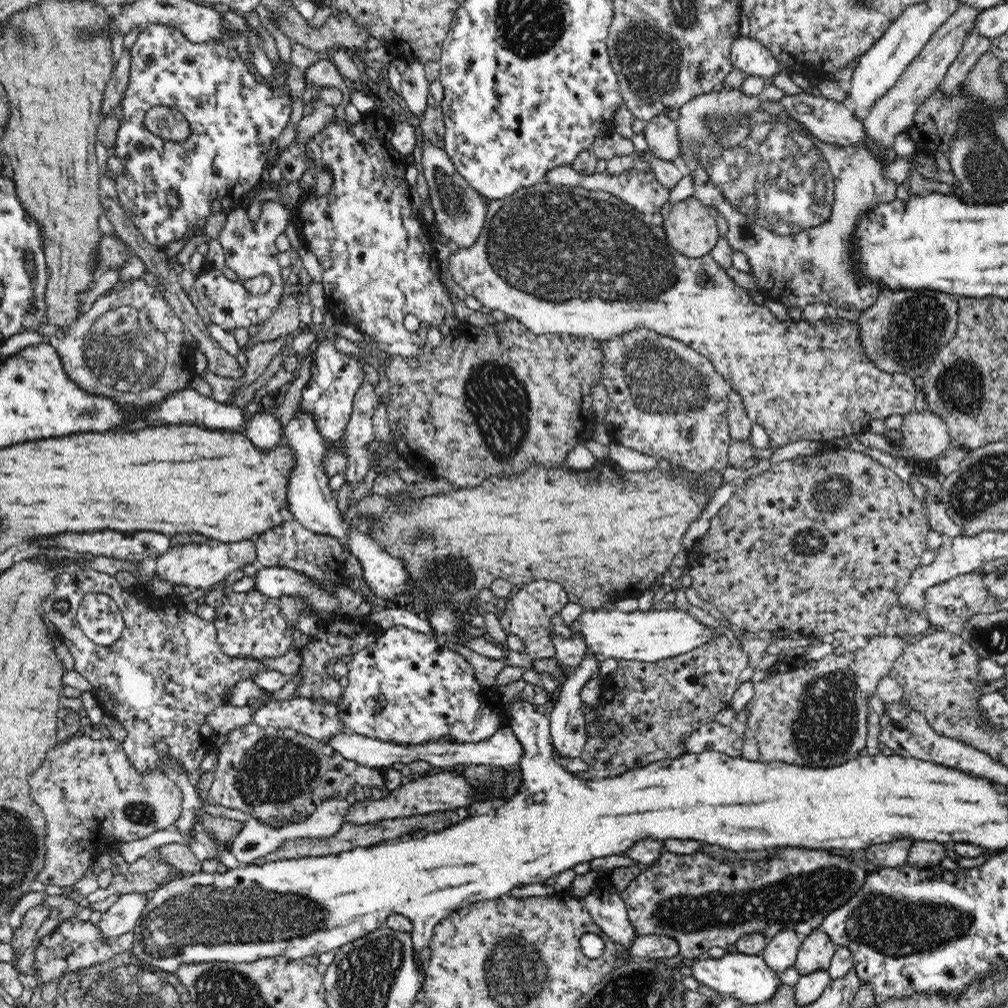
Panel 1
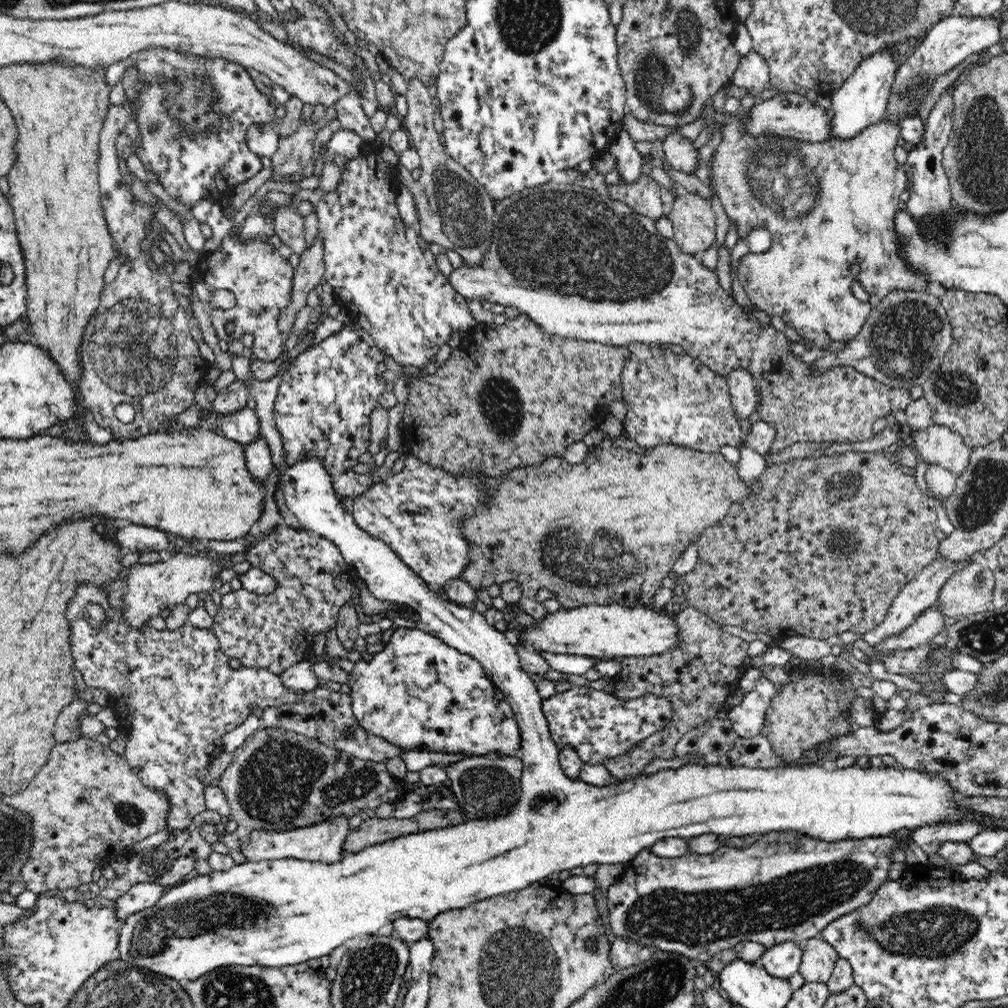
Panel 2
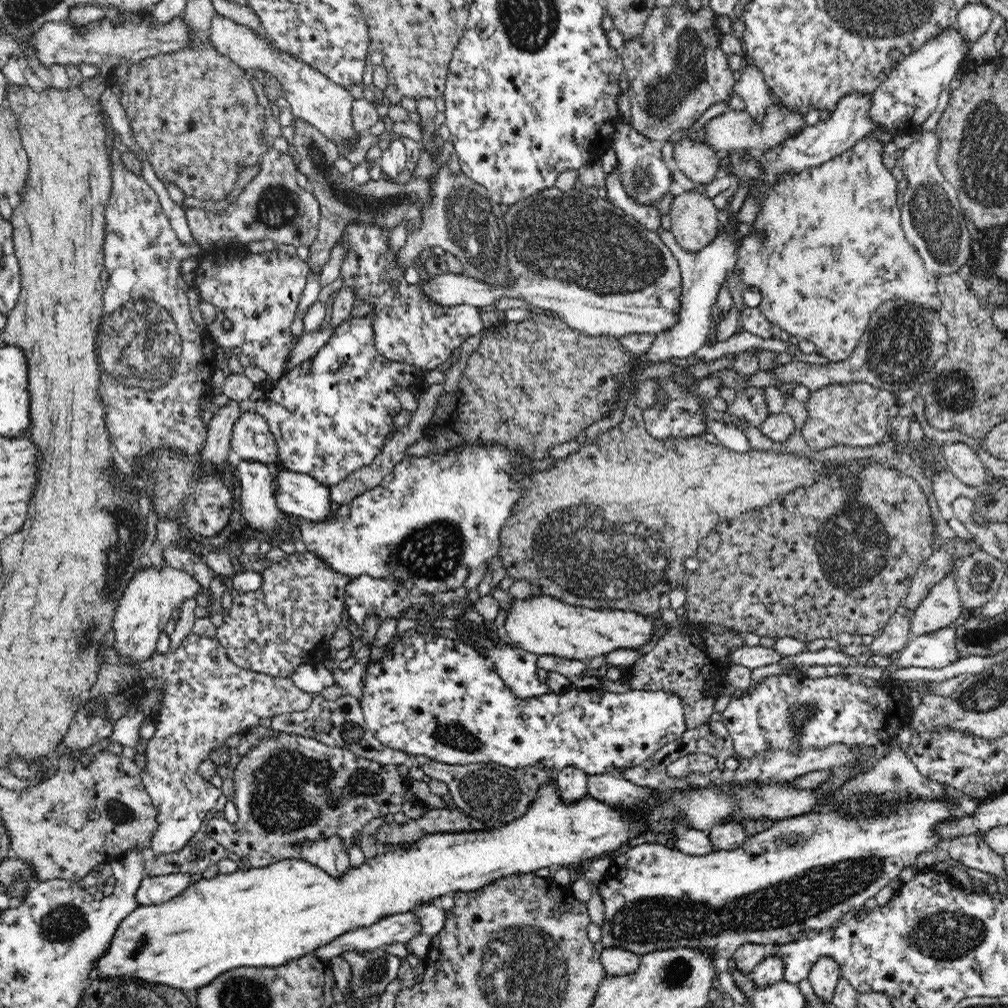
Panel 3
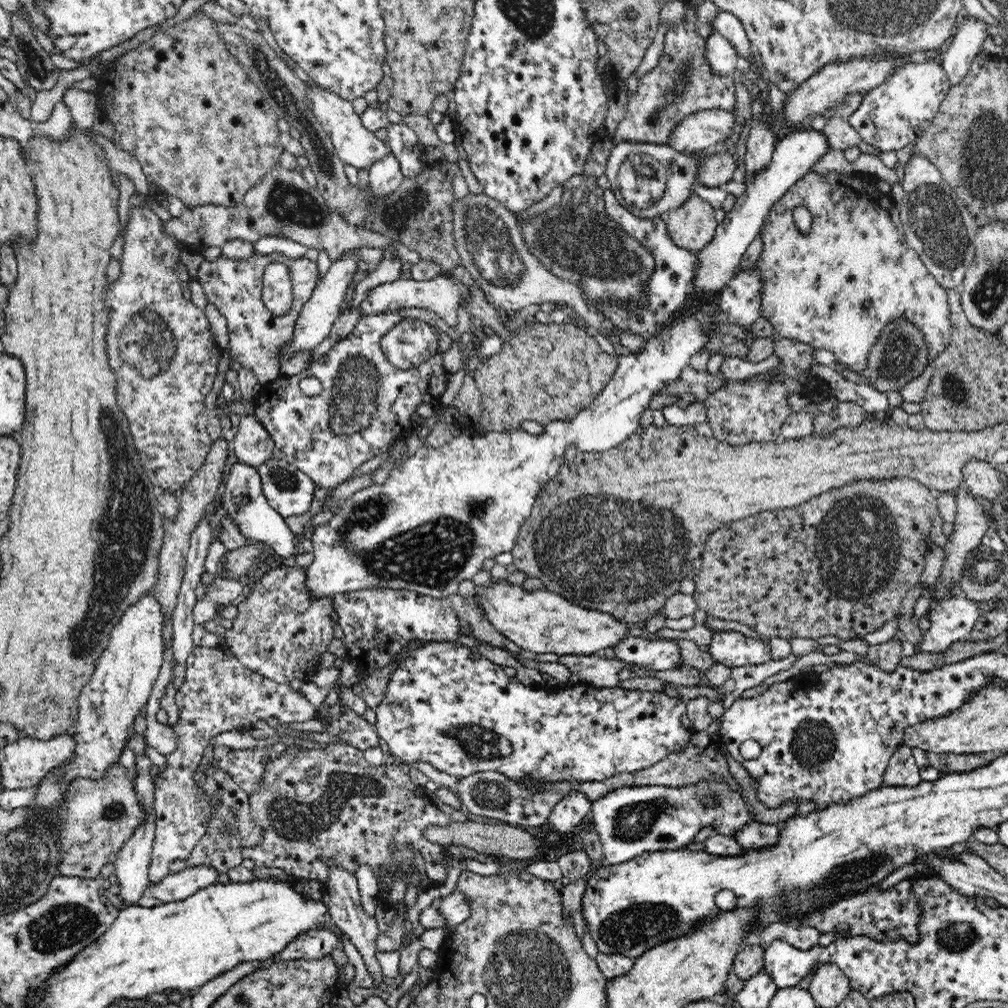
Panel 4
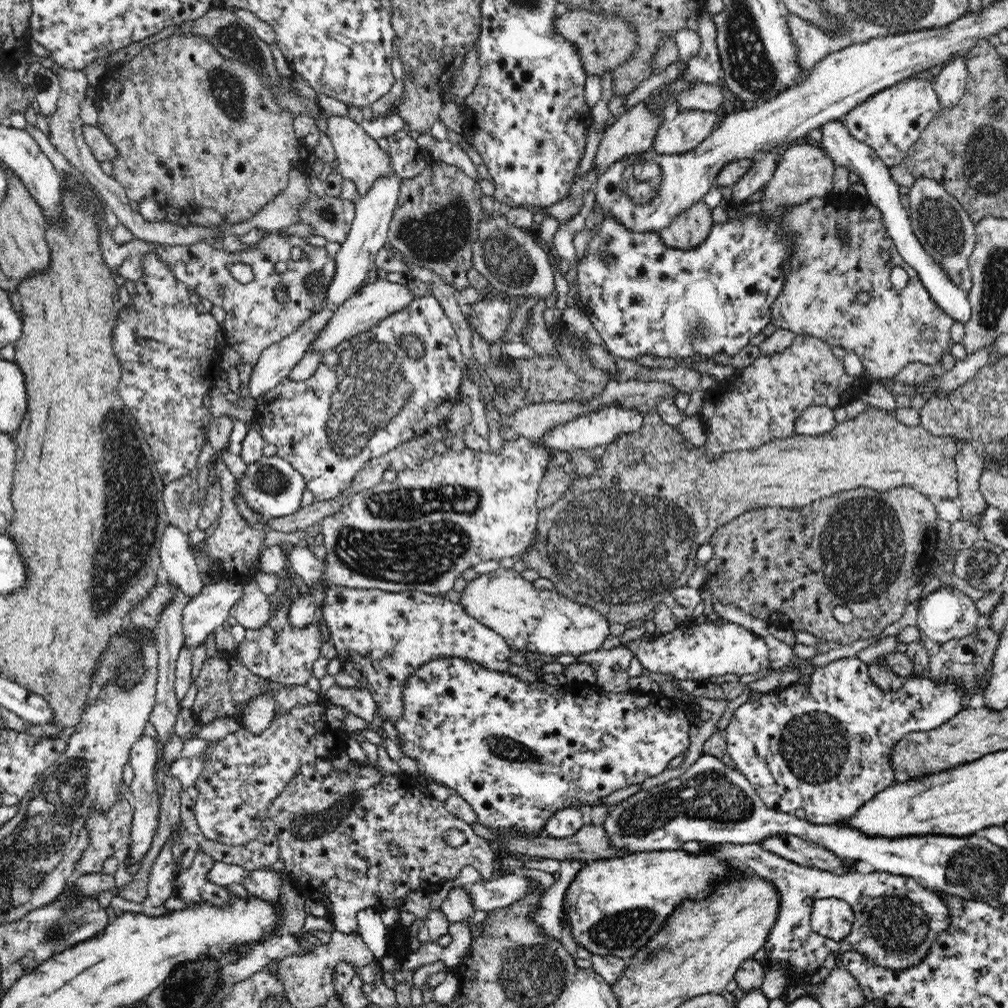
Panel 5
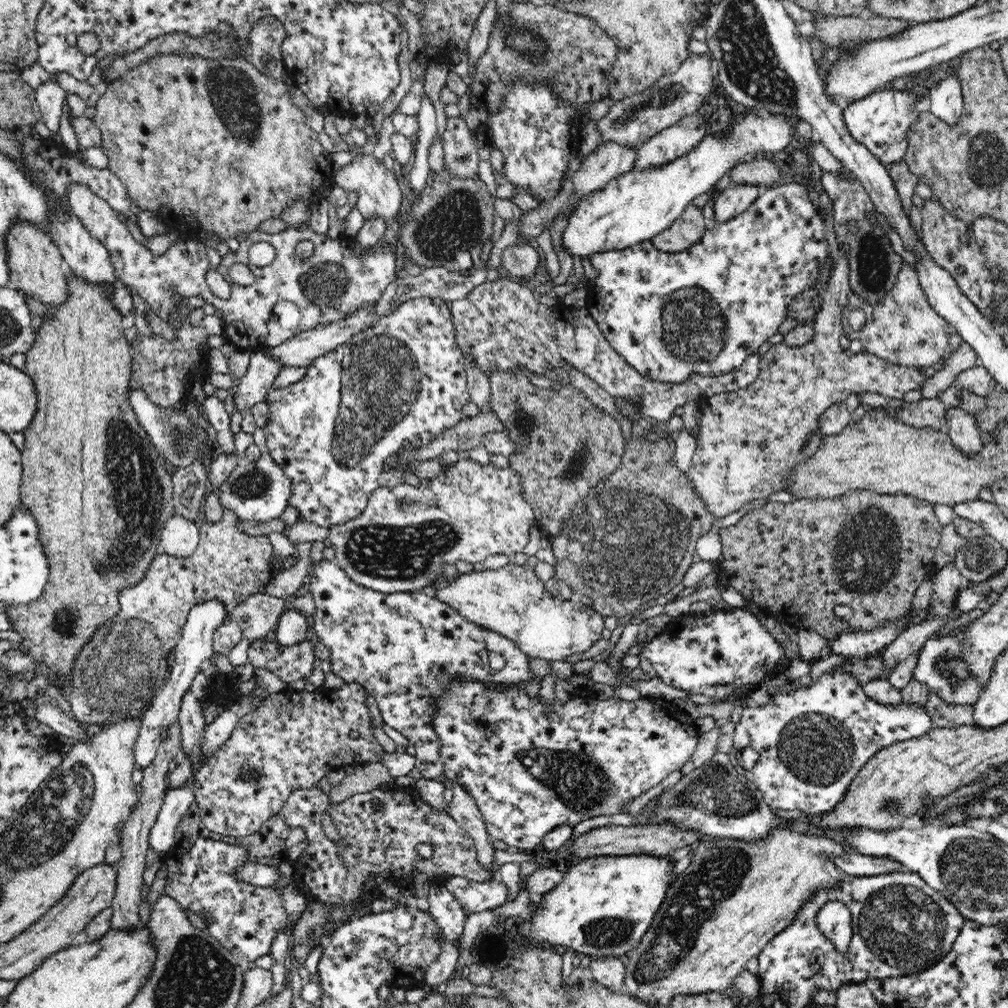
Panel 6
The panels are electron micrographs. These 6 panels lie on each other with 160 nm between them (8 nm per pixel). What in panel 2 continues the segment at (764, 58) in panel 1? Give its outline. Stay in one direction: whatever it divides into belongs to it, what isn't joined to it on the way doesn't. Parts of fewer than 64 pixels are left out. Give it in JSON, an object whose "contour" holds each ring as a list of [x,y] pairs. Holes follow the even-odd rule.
{"contour":[[[754,50],[742,55],[734,71],[732,83],[745,88],[754,100],[759,98],[761,101],[762,92],[769,86],[769,68],[764,57]]]}

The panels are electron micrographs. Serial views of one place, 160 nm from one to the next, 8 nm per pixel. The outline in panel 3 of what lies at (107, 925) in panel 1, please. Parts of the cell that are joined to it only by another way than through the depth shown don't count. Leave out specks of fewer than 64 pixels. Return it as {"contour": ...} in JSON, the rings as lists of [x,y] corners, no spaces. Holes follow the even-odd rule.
{"contour":[[[176,873],[162,876],[144,877],[140,888],[136,891],[137,903],[140,905],[159,905],[172,900],[196,882],[194,874]]]}

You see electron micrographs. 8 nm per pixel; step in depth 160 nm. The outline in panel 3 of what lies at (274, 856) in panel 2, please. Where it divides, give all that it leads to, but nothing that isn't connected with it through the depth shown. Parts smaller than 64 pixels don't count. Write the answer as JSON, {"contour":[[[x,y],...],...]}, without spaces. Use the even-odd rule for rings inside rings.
{"contour":[[[330,837],[315,843],[308,841],[302,845],[302,859],[324,870],[332,878],[341,879],[351,868],[349,852],[340,837]]]}

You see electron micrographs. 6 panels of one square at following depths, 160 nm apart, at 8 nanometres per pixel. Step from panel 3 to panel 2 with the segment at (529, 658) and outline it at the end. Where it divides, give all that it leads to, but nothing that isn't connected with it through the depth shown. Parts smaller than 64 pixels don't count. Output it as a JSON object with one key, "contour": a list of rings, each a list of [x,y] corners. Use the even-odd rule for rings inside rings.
{"contour":[[[306,459],[298,461],[295,465],[287,467],[283,472],[283,497],[288,509],[297,517],[297,520],[302,523],[303,528],[308,532],[317,534],[320,537],[328,539],[337,547],[343,559],[348,566],[354,570],[356,577],[361,577],[367,584],[369,591],[378,598],[378,600],[388,600],[388,602],[397,602],[401,606],[412,606],[415,608],[416,614],[419,615],[420,621],[417,622],[417,628],[425,633],[431,634],[440,640],[443,640],[448,646],[456,648],[458,652],[463,652],[475,658],[483,664],[483,667],[489,675],[493,676],[495,685],[501,691],[501,694],[511,704],[512,711],[516,714],[516,721],[520,725],[520,735],[522,735],[522,748],[520,748],[519,758],[524,761],[522,774],[522,796],[516,802],[514,808],[506,815],[494,817],[488,820],[478,820],[467,817],[466,821],[449,826],[446,828],[432,829],[427,831],[415,832],[409,835],[404,835],[392,840],[367,846],[364,850],[358,853],[346,853],[344,860],[338,864],[324,864],[322,862],[310,862],[308,860],[297,860],[296,858],[282,858],[279,860],[262,860],[261,862],[247,861],[246,864],[240,864],[227,870],[226,872],[214,871],[206,875],[194,874],[192,877],[183,880],[175,886],[169,886],[168,890],[160,897],[160,900],[142,910],[132,912],[126,916],[124,922],[121,923],[119,931],[118,950],[120,959],[126,964],[136,965],[138,968],[152,971],[174,979],[179,980],[198,980],[200,976],[208,974],[210,970],[220,969],[238,965],[241,967],[249,967],[258,965],[261,967],[280,968],[293,964],[300,964],[312,960],[312,958],[320,958],[320,956],[328,956],[334,948],[342,946],[342,944],[350,944],[357,939],[375,935],[384,924],[393,923],[402,917],[421,918],[422,920],[432,920],[440,912],[450,910],[450,908],[466,908],[468,904],[484,900],[496,894],[508,894],[508,892],[516,892],[530,886],[543,879],[545,876],[550,876],[552,872],[562,872],[562,870],[570,870],[576,867],[586,867],[590,864],[624,864],[628,863],[636,857],[636,854],[644,848],[652,848],[659,840],[664,840],[672,837],[693,839],[694,837],[703,834],[720,834],[724,836],[746,836],[750,834],[757,836],[764,832],[780,832],[780,830],[798,830],[802,834],[818,838],[818,840],[844,840],[844,838],[868,838],[868,836],[886,836],[892,834],[896,830],[908,828],[914,830],[916,826],[926,826],[926,824],[936,824],[936,822],[944,822],[944,820],[958,820],[964,816],[983,816],[983,813],[964,813],[960,809],[956,809],[954,799],[957,794],[952,788],[941,780],[938,776],[927,774],[916,770],[904,769],[900,766],[870,767],[862,769],[853,767],[852,765],[842,770],[836,770],[830,766],[822,767],[780,767],[779,769],[763,769],[763,768],[748,768],[743,766],[730,766],[728,768],[722,765],[702,765],[699,762],[692,764],[683,764],[676,770],[659,770],[654,776],[637,776],[627,780],[620,781],[618,786],[591,786],[580,780],[569,780],[564,774],[563,768],[559,764],[559,749],[552,741],[548,722],[545,720],[542,711],[542,700],[537,689],[537,684],[530,677],[532,674],[526,672],[521,667],[520,655],[516,647],[506,639],[502,629],[497,626],[492,626],[486,621],[486,617],[481,612],[476,612],[469,609],[465,605],[452,603],[450,600],[445,600],[441,597],[436,589],[428,586],[424,580],[420,578],[410,567],[407,567],[402,559],[390,548],[386,543],[378,540],[375,536],[368,534],[362,530],[355,521],[354,514],[346,512],[343,501],[340,496],[334,491],[332,486],[333,478],[328,473],[324,465],[318,459]]]}

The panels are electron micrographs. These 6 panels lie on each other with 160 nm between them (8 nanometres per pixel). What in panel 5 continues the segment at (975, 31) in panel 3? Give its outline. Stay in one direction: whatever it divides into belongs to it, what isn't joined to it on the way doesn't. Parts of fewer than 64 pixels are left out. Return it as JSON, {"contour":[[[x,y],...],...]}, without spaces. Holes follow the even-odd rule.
{"contour":[[[964,55],[954,57],[943,65],[935,80],[933,87],[940,101],[940,108],[949,109],[957,105],[965,93],[968,80]]]}

